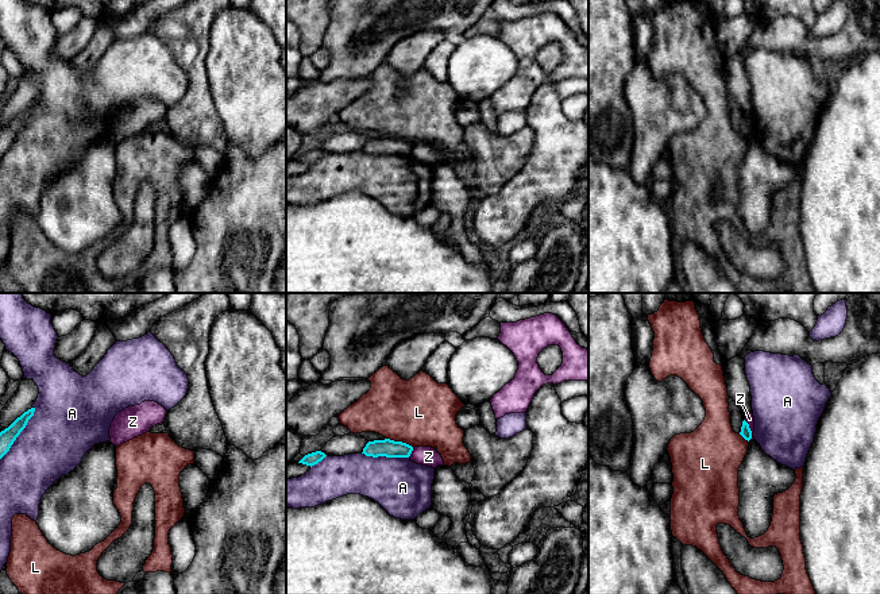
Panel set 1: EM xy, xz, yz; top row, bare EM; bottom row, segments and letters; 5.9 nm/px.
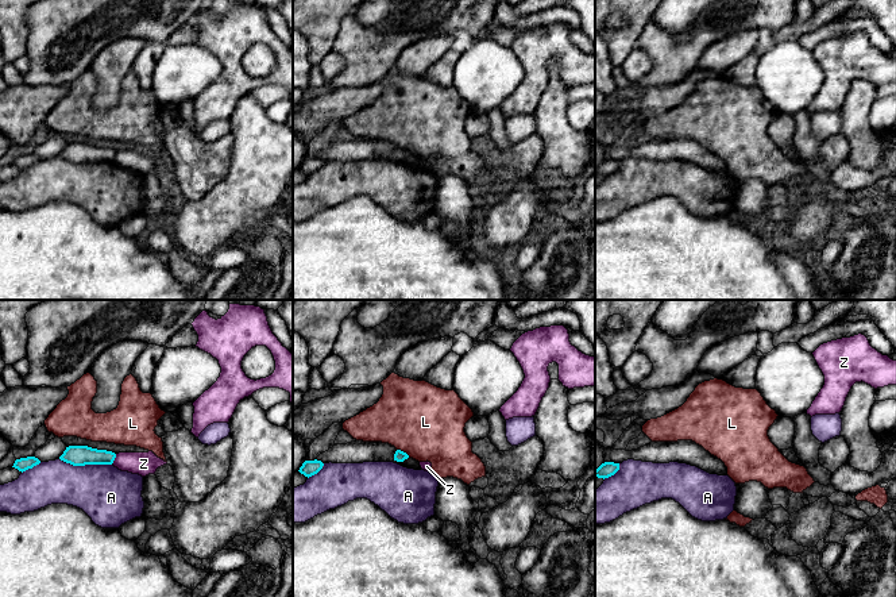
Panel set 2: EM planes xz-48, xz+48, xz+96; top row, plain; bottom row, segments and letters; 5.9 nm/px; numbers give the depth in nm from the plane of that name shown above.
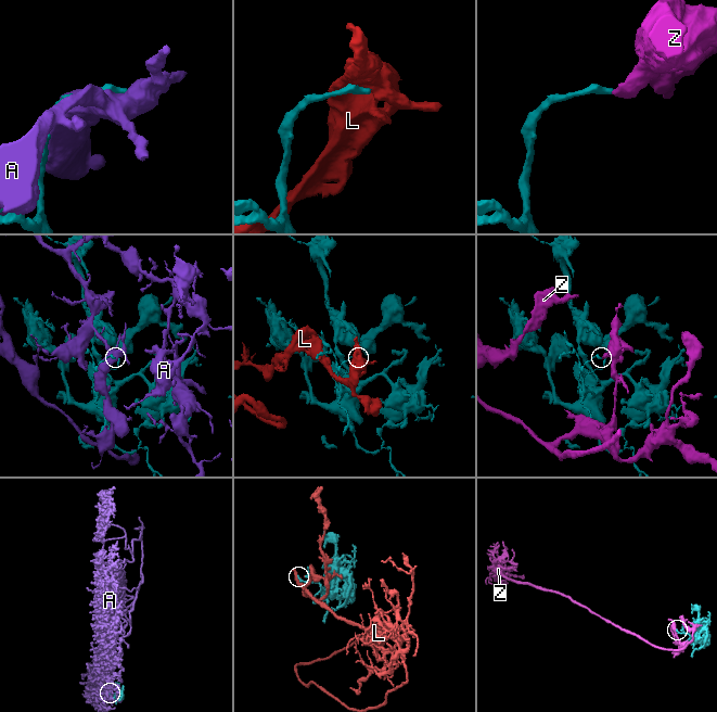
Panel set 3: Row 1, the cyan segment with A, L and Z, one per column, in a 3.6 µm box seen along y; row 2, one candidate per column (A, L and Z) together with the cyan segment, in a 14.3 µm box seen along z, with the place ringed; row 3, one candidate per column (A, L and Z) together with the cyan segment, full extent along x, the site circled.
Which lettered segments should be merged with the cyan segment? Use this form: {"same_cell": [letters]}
{"same_cell": []}

